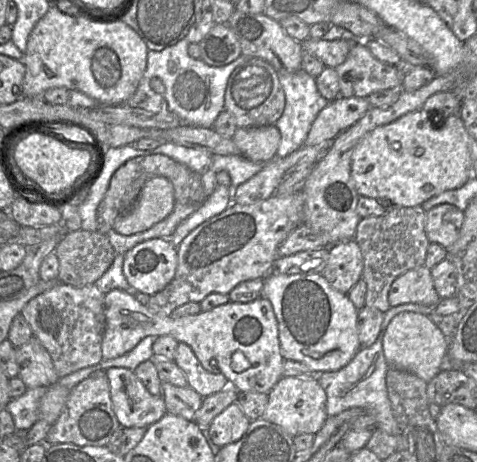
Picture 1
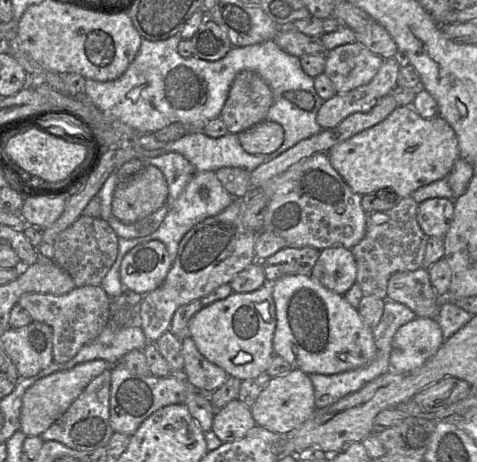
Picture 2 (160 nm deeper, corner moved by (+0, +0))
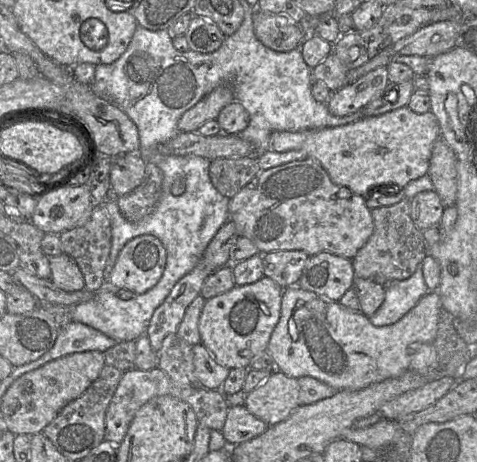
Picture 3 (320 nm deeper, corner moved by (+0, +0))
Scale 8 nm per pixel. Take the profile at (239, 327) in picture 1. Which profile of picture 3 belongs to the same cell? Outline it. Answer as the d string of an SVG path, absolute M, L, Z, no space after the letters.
M263 276L255 283L237 286L205 301L198 328L201 344L214 360L229 370L250 369L258 355L267 351L270 336L280 318L282 292L276 282Z

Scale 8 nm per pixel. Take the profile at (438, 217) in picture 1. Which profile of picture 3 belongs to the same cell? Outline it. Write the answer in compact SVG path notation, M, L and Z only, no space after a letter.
M434 190L419 192L410 199L410 216L421 231L438 226L444 209Z

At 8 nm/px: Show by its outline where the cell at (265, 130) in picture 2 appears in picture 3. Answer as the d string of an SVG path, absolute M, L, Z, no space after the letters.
M404 106L379 116L363 117L338 127L301 132L275 131L270 135L269 147L277 153L304 150L309 157L321 164L334 184L344 186L356 195L366 196L376 187L394 185L399 190L403 189L410 181L428 174L432 148L439 137L439 123L431 111L417 114L408 106Z

